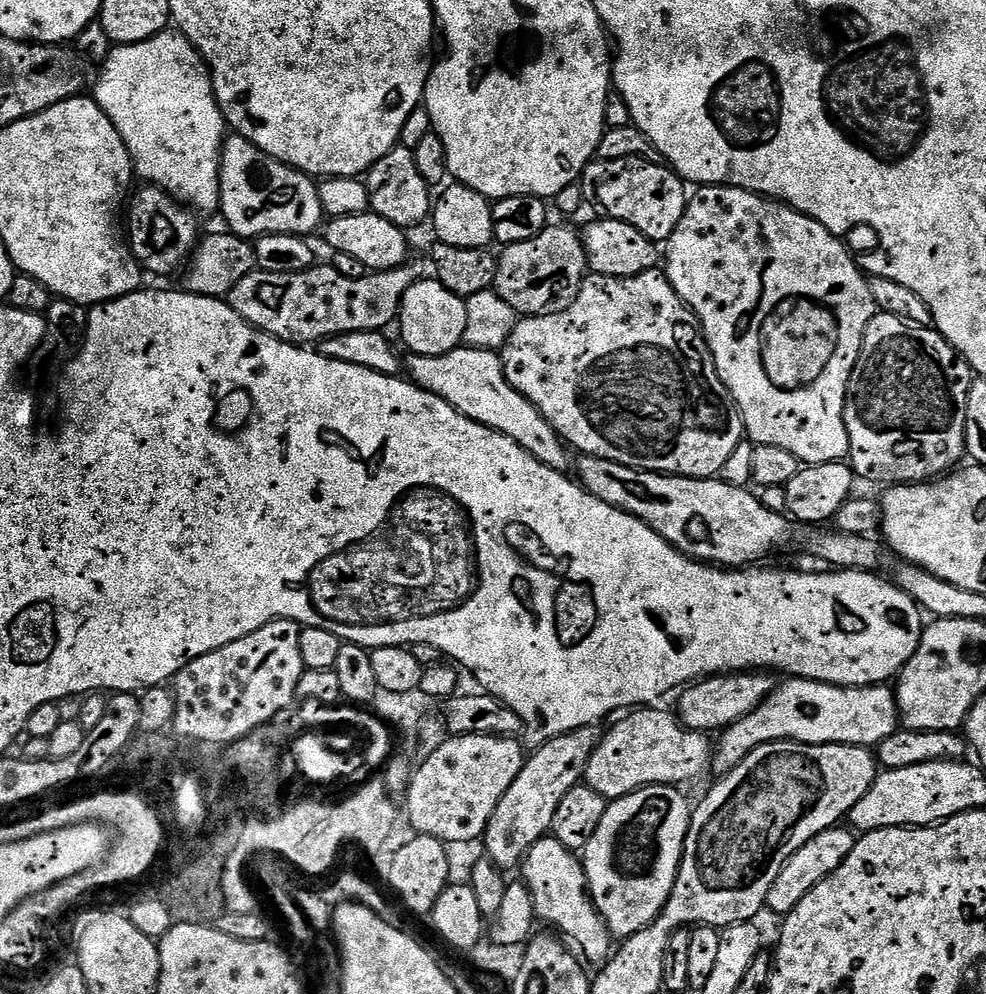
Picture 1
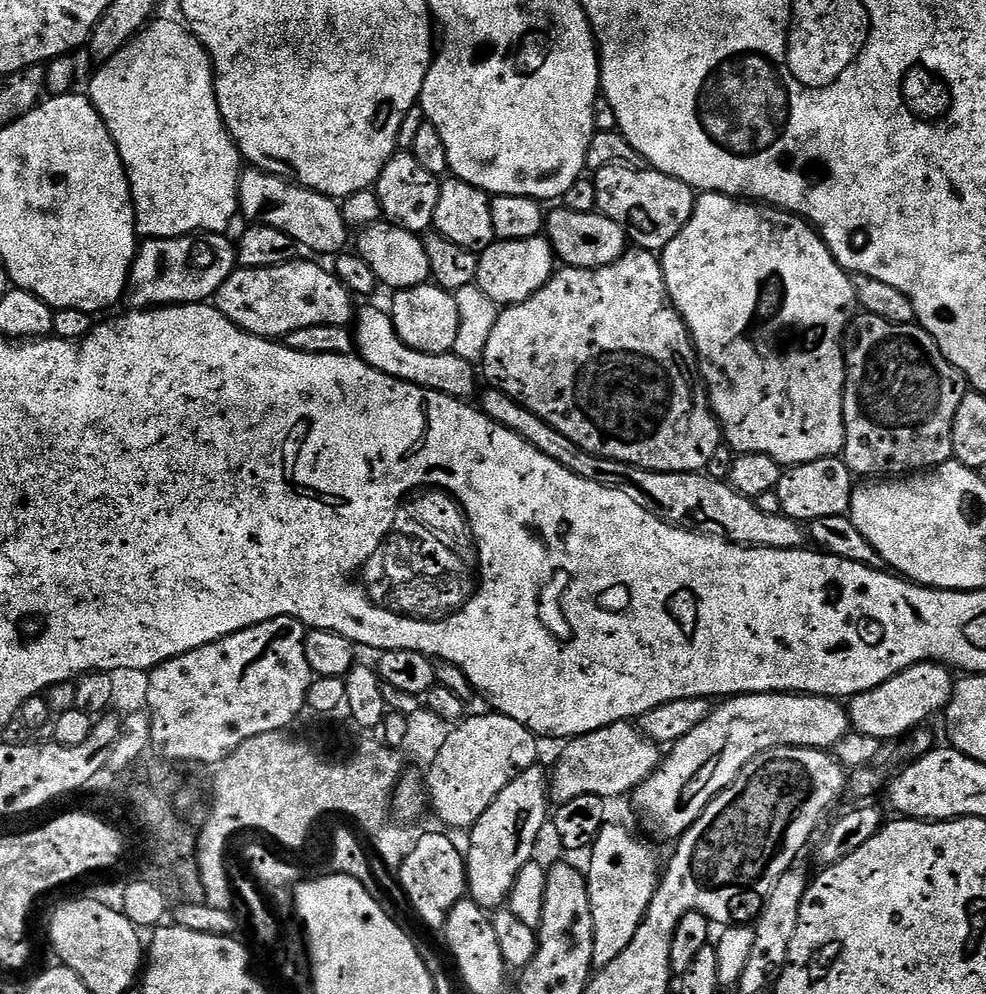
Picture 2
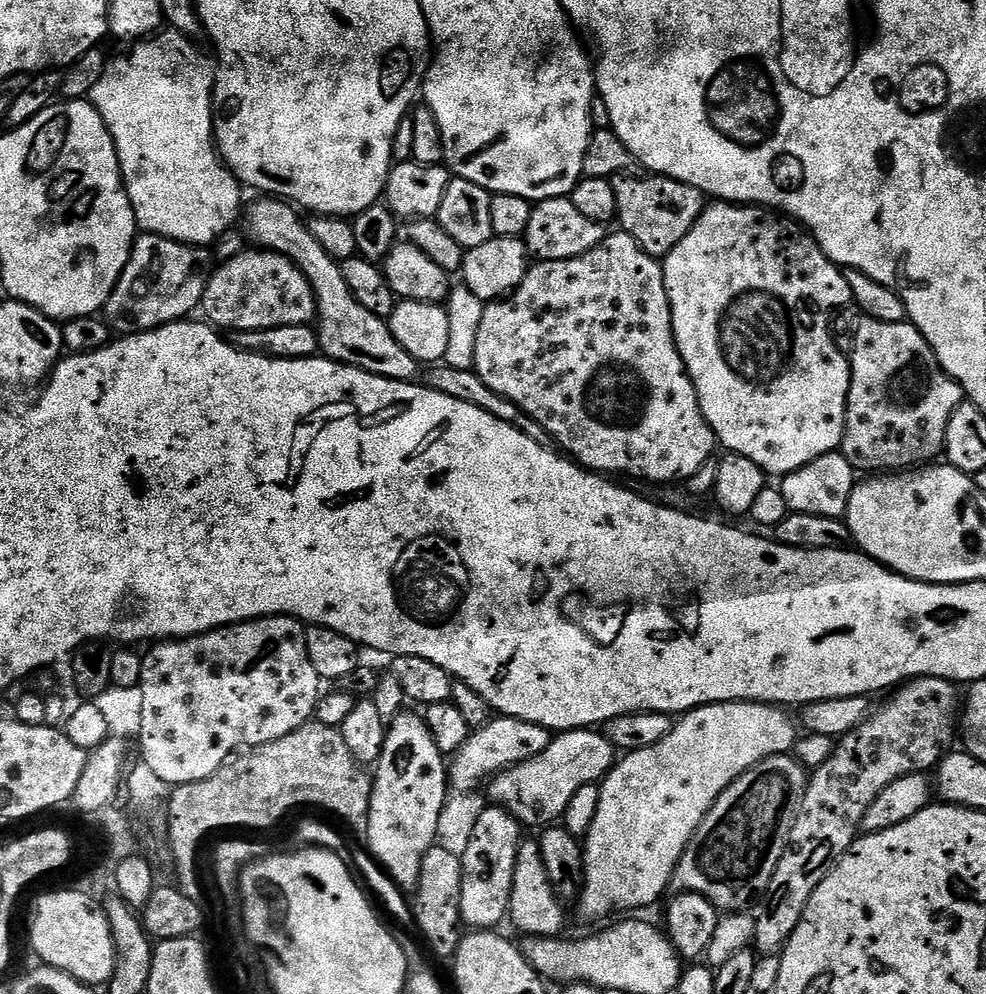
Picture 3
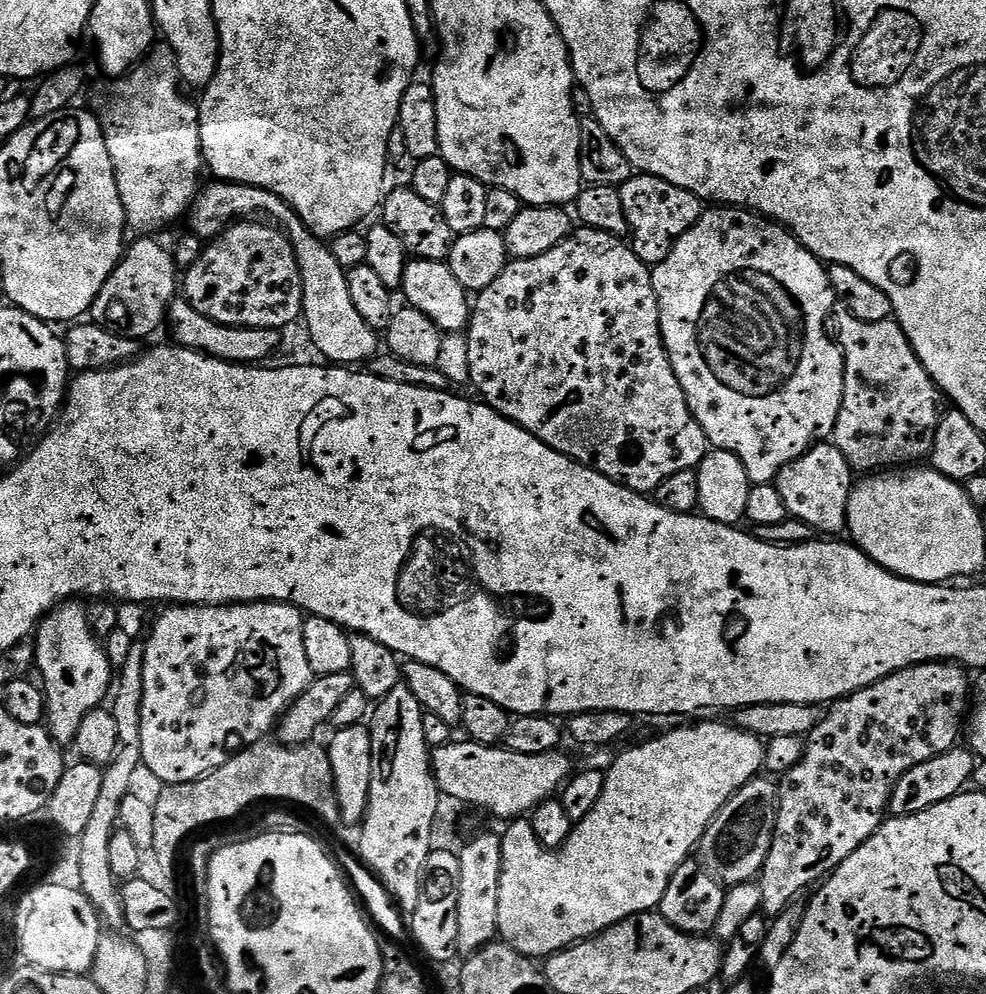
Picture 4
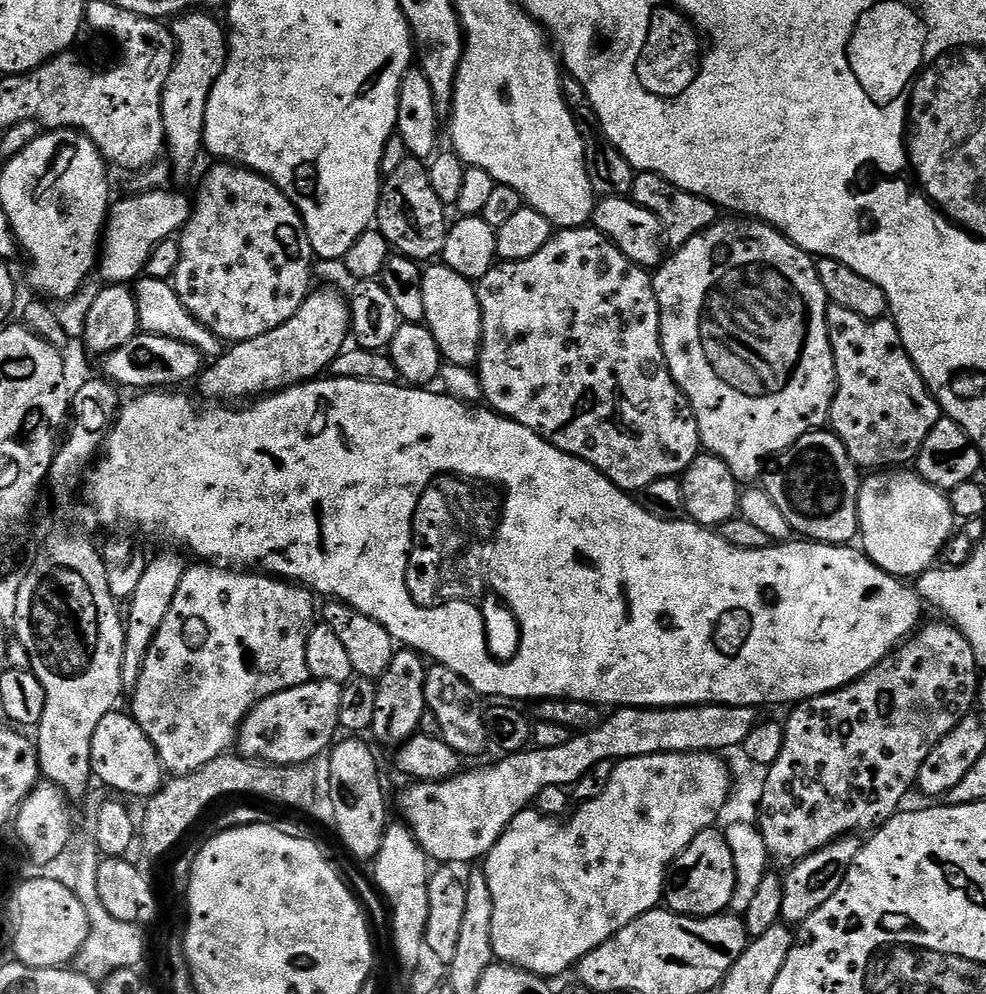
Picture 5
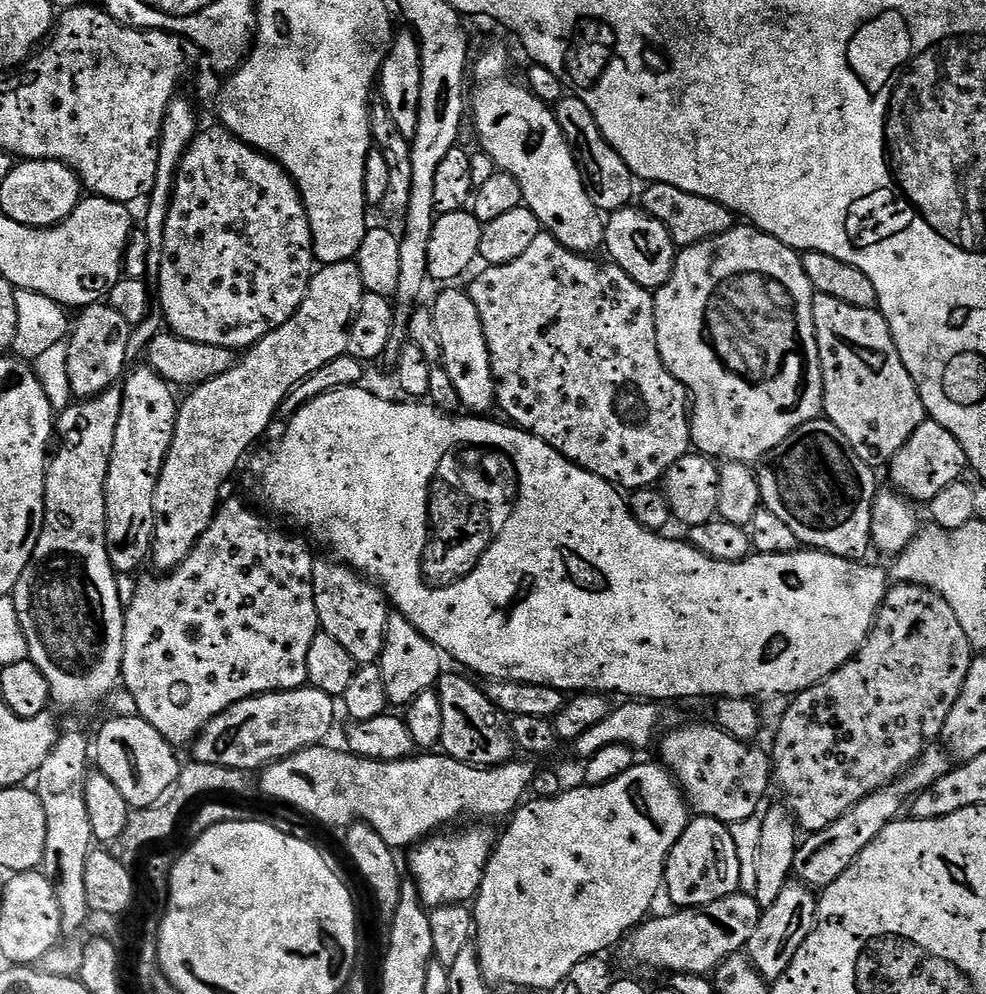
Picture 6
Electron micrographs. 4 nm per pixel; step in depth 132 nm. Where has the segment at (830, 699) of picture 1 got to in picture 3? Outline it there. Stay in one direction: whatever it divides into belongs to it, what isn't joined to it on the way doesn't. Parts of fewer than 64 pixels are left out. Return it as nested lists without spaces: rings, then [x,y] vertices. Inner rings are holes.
[[[742,700],[707,704],[683,713],[662,742],[654,742],[654,746],[646,746],[646,750],[621,755],[600,784],[598,814],[594,814],[594,822],[582,840],[584,890],[578,907],[588,916],[608,916],[615,908],[624,914],[627,908],[650,907],[664,891],[669,891],[672,875],[680,865],[686,846],[716,799],[758,762],[793,751],[798,724],[784,712],[787,711],[775,704]]]

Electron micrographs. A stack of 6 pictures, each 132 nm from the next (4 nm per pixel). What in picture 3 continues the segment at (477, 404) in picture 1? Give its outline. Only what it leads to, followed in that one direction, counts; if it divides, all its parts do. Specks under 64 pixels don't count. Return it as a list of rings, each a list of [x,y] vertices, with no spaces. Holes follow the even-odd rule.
[[[279,198],[256,199],[260,200],[243,209],[243,231],[251,243],[252,240],[256,243],[253,245],[257,249],[276,252],[294,262],[294,266],[302,270],[302,274],[311,282],[316,295],[320,352],[327,359],[349,364],[352,368],[361,368],[375,376],[415,381],[418,361],[406,354],[406,350],[402,350],[381,317],[370,314],[370,310],[366,310],[366,306],[362,306],[356,301],[354,294],[350,294],[350,286],[346,286],[346,278],[342,278],[339,263],[330,258],[326,250],[322,250],[318,238],[314,238],[309,230],[305,217],[289,201]]]

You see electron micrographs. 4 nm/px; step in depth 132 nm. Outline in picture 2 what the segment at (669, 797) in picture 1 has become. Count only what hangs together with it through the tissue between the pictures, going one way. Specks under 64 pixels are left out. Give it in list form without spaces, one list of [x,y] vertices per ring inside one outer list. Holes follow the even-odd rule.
[[[605,823],[604,828],[598,834],[590,849],[592,861],[586,867],[588,878],[588,893],[590,894],[590,906],[594,918],[594,954],[592,955],[592,967],[599,970],[605,968],[614,958],[630,946],[630,938],[638,934],[638,926],[650,906],[650,902],[656,893],[656,885],[660,883],[661,873],[656,872],[656,852],[640,836],[635,836],[624,824]]]

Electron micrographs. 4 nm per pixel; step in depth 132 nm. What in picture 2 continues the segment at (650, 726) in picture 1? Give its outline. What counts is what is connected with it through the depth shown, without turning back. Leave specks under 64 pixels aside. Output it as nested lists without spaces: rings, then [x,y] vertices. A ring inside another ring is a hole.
[[[632,722],[612,724],[609,728],[569,739],[565,744],[568,745],[561,750],[560,757],[556,760],[556,773],[553,771],[550,776],[550,796],[557,805],[570,802],[570,798],[582,798],[582,794],[611,798],[624,796],[627,792],[628,795],[635,793],[639,784],[662,763],[661,749],[653,740],[644,739],[643,732]]]

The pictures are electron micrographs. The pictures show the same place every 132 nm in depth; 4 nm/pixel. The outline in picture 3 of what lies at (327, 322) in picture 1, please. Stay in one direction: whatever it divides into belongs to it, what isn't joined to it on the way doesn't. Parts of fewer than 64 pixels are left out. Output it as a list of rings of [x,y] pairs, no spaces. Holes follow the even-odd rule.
[[[245,250],[239,252],[234,258],[223,261],[208,277],[208,285],[204,291],[202,312],[205,312],[207,323],[217,329],[232,328],[233,333],[262,330],[274,326],[298,326],[299,324],[312,324],[317,319],[316,295],[312,284],[284,256],[267,250]]]

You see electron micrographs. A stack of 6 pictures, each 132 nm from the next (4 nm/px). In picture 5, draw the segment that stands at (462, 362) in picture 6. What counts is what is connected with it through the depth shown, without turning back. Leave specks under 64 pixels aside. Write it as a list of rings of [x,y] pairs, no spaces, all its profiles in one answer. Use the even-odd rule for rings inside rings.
[[[442,262],[425,267],[423,274],[422,303],[426,306],[424,323],[434,334],[434,342],[438,342],[440,355],[450,364],[475,365],[480,358],[482,342],[482,314],[476,284],[462,278],[462,274],[454,274],[454,270]]]

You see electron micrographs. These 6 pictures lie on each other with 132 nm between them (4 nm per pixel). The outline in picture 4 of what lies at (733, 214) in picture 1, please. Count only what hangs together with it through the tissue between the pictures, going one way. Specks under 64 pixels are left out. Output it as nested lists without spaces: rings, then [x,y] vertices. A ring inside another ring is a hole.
[[[712,206],[705,211],[704,216],[696,223],[693,228],[686,230],[686,234],[682,234],[682,238],[678,238],[678,242],[674,246],[674,250],[670,250],[670,258],[666,258],[662,263],[652,268],[652,285],[656,291],[658,298],[658,306],[660,307],[660,329],[662,330],[662,338],[664,345],[668,351],[670,362],[674,366],[674,374],[678,378],[678,382],[682,386],[682,390],[686,394],[686,402],[690,406],[690,410],[694,414],[696,421],[702,426],[702,430],[706,434],[709,445],[717,452],[729,452],[734,454],[742,462],[742,466],[746,466],[746,474],[750,478],[752,484],[770,484],[776,479],[776,475],[782,471],[790,462],[794,462],[803,452],[807,452],[812,447],[815,440],[824,442],[831,437],[833,430],[836,429],[838,422],[838,414],[840,407],[844,401],[844,351],[841,350],[839,343],[835,339],[828,337],[828,332],[824,329],[824,323],[829,323],[830,317],[833,315],[834,309],[837,307],[838,301],[836,291],[832,289],[832,282],[828,277],[828,268],[811,252],[805,244],[800,243],[791,232],[787,231],[783,224],[775,223],[747,208],[738,208],[735,206]]]

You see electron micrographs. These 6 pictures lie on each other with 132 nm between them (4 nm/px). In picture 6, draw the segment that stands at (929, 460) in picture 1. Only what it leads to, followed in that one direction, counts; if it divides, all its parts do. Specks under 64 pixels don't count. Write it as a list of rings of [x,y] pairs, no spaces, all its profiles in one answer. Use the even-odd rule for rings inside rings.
[[[821,292],[814,298],[814,324],[824,371],[823,415],[846,434],[862,462],[883,469],[926,419],[918,386],[898,354],[894,334],[876,308],[846,306]]]

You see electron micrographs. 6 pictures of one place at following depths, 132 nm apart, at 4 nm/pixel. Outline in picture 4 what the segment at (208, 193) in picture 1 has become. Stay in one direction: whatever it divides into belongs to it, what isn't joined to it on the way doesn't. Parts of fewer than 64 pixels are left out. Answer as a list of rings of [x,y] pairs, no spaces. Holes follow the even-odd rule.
[[[167,46],[157,47],[143,62],[136,64],[134,68],[123,78],[117,79],[112,85],[112,93],[108,96],[108,101],[104,104],[104,113],[99,113],[98,119],[104,130],[106,138],[106,150],[110,150],[112,165],[116,171],[116,181],[118,182],[118,194],[122,198],[124,213],[128,216],[128,224],[136,227],[140,234],[152,234],[155,228],[164,228],[167,224],[172,224],[175,220],[182,221],[189,215],[190,205],[196,200],[201,191],[202,182],[200,182],[200,168],[202,172],[202,146],[200,145],[200,110],[195,103],[191,104],[186,97],[180,93],[182,81],[180,71],[176,68],[176,55],[172,49]]]

